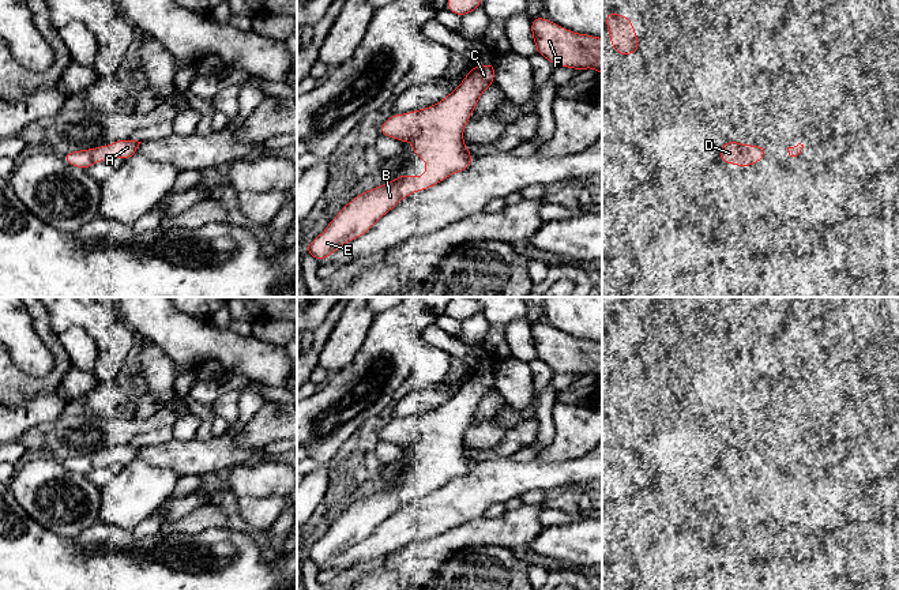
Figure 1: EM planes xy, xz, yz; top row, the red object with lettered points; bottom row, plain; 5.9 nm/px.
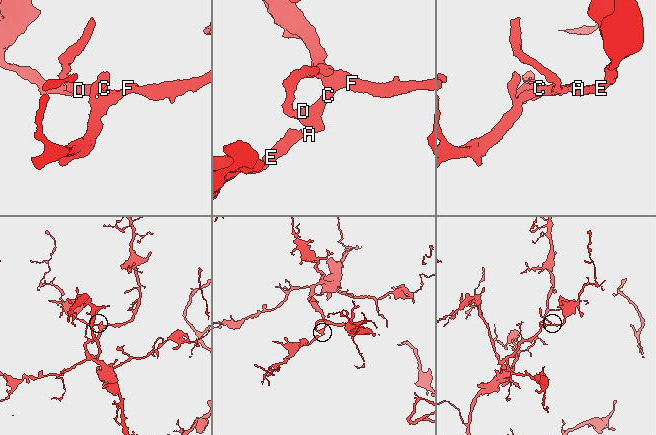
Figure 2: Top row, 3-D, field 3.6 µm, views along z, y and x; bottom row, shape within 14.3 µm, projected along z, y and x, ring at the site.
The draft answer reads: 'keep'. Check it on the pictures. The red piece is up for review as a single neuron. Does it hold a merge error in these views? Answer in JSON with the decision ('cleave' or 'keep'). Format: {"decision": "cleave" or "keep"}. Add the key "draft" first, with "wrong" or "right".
{"draft": "right", "decision": "keep"}

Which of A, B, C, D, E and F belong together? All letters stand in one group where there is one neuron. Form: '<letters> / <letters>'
A B C D E F

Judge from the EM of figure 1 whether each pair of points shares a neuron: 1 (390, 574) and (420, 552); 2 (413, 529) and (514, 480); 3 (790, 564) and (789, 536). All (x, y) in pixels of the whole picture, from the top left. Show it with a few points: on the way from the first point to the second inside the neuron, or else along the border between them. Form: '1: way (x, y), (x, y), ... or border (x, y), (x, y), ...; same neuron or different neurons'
1: way (397, 572), (413, 559); same neuron
2: way (437, 511), (467, 498), (489, 483); same neuron
3: way (790, 557), (792, 542); same neuron

